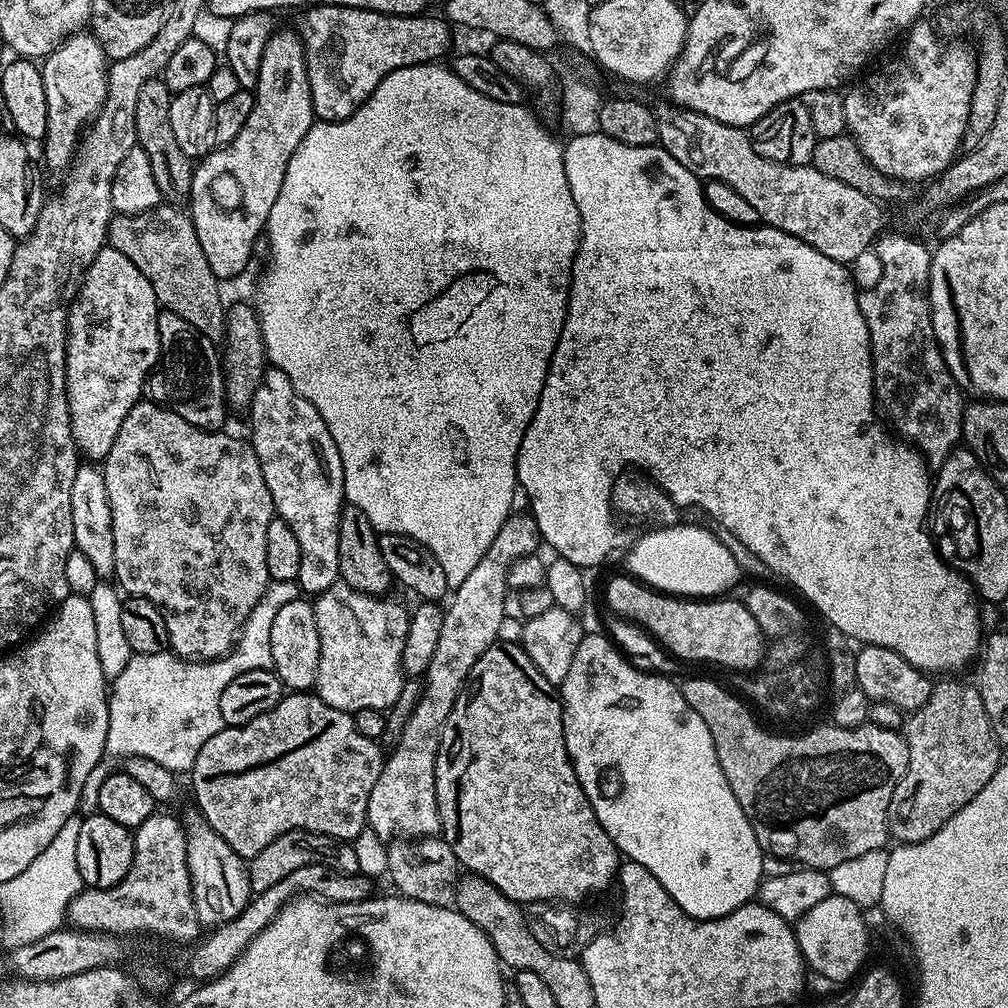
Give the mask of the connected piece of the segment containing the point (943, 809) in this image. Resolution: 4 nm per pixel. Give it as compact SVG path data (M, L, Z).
M940 678L933 683L932 693L921 708L917 708L906 720L906 739L908 742L908 765L906 774L898 782L888 807L888 830L893 841L901 844L917 844L935 836L942 826L962 806L969 804L990 782L1002 763L1000 745L992 732L992 723L982 706L979 687L963 684L960 678Z

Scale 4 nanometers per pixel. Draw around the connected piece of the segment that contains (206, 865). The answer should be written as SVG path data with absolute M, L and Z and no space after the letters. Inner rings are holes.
M192 810L188 820L183 821L186 838L186 866L190 870L190 886L196 923L211 930L219 924L230 922L246 910L254 893L248 881L245 857L239 856L206 822L199 811Z

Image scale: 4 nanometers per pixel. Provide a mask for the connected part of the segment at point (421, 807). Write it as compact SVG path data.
M513 511L506 518L506 522L502 522L502 530L498 530L498 535L494 538L494 542L490 542L490 550L486 550L486 554L482 554L482 559L478 561L478 566L474 566L474 570L468 575L466 582L455 585L454 591L447 601L447 604L449 603L448 608L446 604L444 621L442 622L442 634L438 634L438 646L434 649L434 658L430 658L430 666L424 671L424 690L421 692L420 697L416 699L416 705L410 714L410 718L406 722L403 732L399 733L397 740L400 741L397 742L396 749L394 749L392 753L390 751L387 753L382 774L378 774L378 782L374 782L374 790L370 790L367 827L370 829L370 832L372 828L373 834L376 835L378 839L384 840L383 842L391 841L393 838L432 838L440 832L440 811L438 810L438 802L436 801L436 755L440 749L440 733L444 730L444 724L448 721L448 715L454 706L454 702L458 698L458 694L463 690L464 683L468 681L468 671L472 669L474 662L478 662L478 658L482 658L482 654L486 654L489 646L498 641L498 626L502 624L502 618L506 614L504 603L507 602L508 595L510 595L510 589L508 587L508 571L510 570L510 566L518 558L533 555L533 553L537 551L536 547L541 547L541 544L540 531L536 525L535 518L527 511Z

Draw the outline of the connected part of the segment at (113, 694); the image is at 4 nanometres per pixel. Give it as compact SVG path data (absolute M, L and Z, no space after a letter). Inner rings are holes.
M272 580L268 589L262 594L258 606L250 610L250 618L240 627L240 635L236 637L232 651L219 660L186 660L171 650L158 654L134 654L130 662L126 662L126 670L111 681L108 694L108 733L106 734L105 753L109 757L117 756L120 762L129 756L150 758L150 762L158 762L158 766L166 766L166 770L177 774L187 773L198 758L198 750L225 728L222 718L222 690L238 678L238 674L246 674L259 668L271 669L270 629L278 610L286 606L286 602L298 599L298 584L295 580Z

